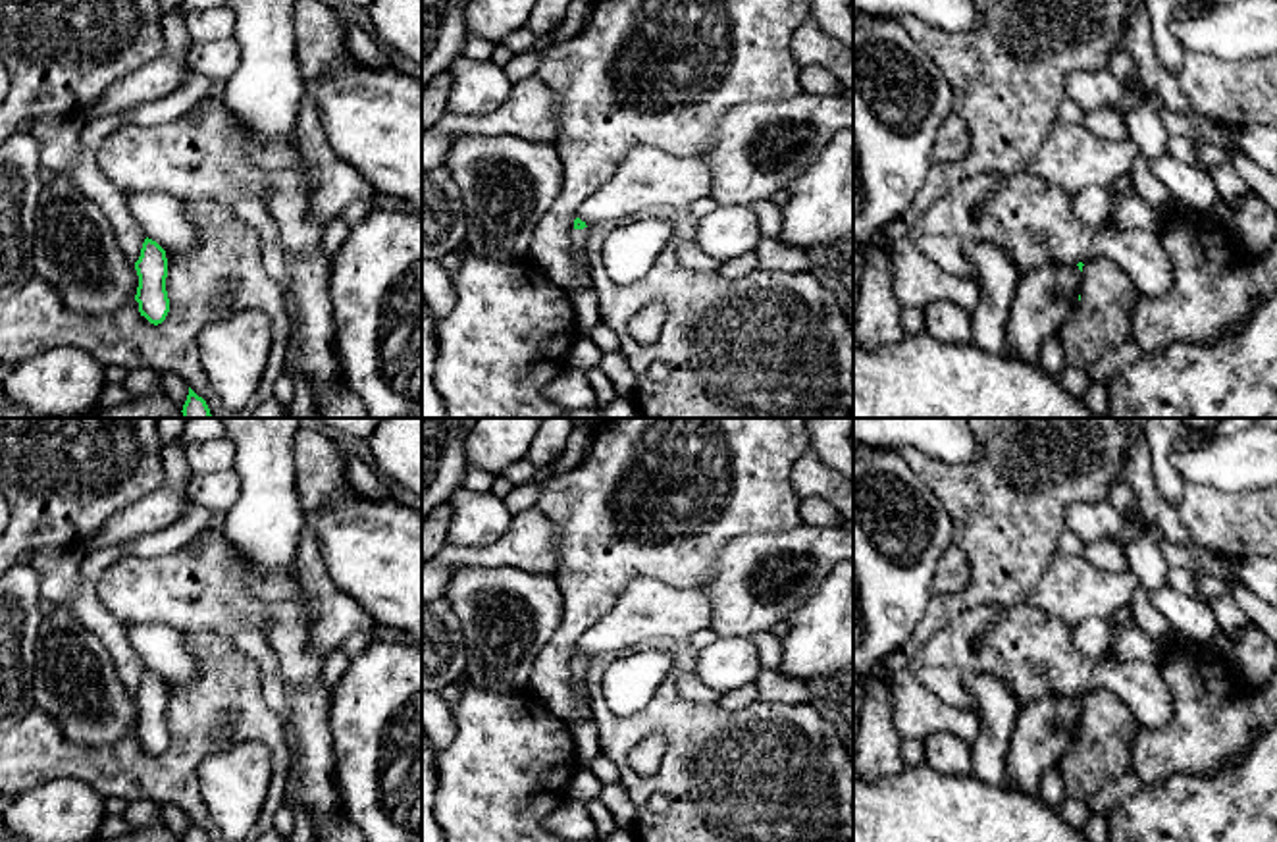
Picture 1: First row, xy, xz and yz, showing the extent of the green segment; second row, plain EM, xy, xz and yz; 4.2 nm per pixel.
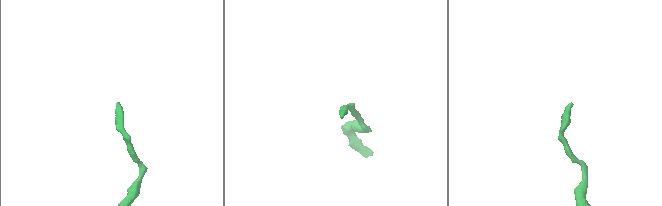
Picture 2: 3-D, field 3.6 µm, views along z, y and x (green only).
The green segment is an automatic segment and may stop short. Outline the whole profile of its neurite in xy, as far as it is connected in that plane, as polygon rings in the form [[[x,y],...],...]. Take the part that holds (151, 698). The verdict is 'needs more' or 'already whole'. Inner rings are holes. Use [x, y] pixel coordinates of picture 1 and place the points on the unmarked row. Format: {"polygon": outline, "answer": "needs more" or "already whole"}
{"polygon": [[[144,671],[141,688],[135,694],[139,707],[139,719],[135,732],[139,734],[139,744],[150,755],[158,757],[166,751],[169,744],[169,730],[166,723],[168,709],[168,690],[166,682],[152,671]]], "answer": "already whole"}

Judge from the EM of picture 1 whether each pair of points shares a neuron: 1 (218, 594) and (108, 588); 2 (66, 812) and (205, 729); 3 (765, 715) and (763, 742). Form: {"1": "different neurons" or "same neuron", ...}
{"1": "same neuron", "2": "different neurons", "3": "same neuron"}

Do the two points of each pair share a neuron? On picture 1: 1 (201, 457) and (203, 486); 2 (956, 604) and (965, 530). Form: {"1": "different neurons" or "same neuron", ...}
{"1": "different neurons", "2": "same neuron"}

